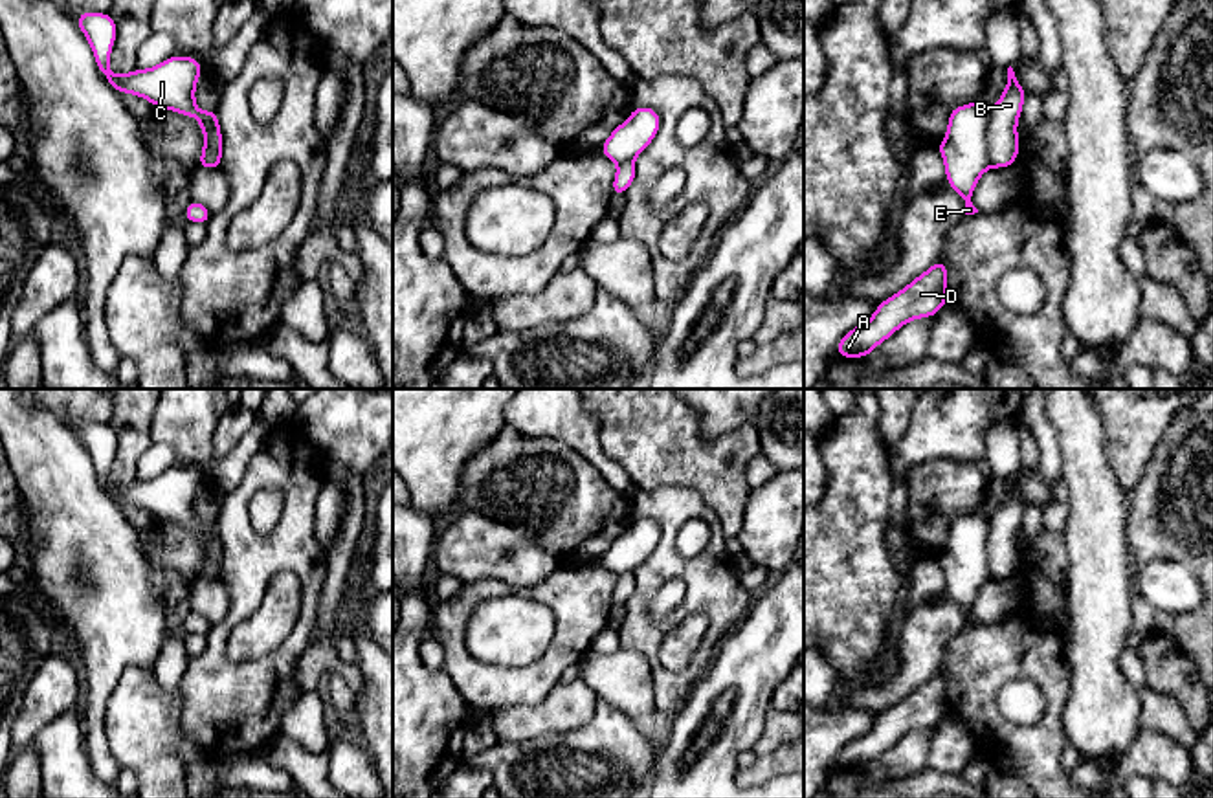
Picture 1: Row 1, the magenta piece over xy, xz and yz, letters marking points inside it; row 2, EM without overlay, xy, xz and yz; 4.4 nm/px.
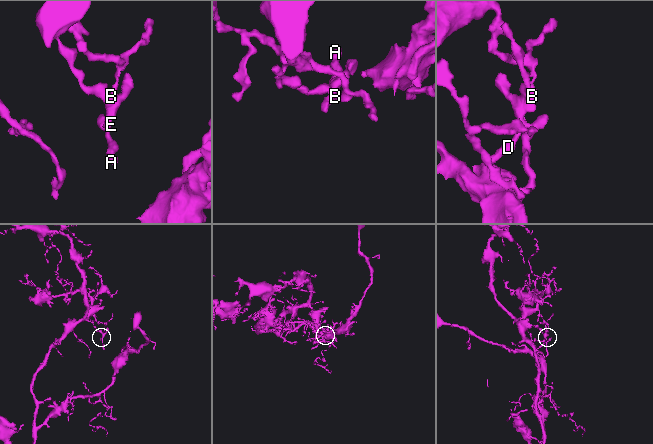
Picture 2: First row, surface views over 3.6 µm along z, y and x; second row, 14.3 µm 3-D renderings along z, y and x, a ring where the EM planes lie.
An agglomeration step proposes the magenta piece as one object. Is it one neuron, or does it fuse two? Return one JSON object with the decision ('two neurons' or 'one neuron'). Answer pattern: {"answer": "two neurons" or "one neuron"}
{"answer": "two neurons"}

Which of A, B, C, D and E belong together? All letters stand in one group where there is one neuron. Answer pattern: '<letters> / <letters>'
A C D E / B

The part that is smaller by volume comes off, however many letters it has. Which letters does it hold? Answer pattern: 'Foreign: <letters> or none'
Foreign: A, C, D, E

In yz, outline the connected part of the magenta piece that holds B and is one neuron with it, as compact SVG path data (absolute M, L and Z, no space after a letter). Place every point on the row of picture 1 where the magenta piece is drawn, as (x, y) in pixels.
M1007 68L1007 84L991 108L987 150L991 165L996 169L1011 167L1017 161L1020 139L1017 136L1017 123L1024 106L1026 92L1015 77L1013 68Z

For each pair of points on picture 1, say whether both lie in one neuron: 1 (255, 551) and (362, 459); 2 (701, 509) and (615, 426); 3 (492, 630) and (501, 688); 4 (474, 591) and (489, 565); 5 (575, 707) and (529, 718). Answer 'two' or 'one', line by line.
1: two
2: two
3: two
4: two
5: one

